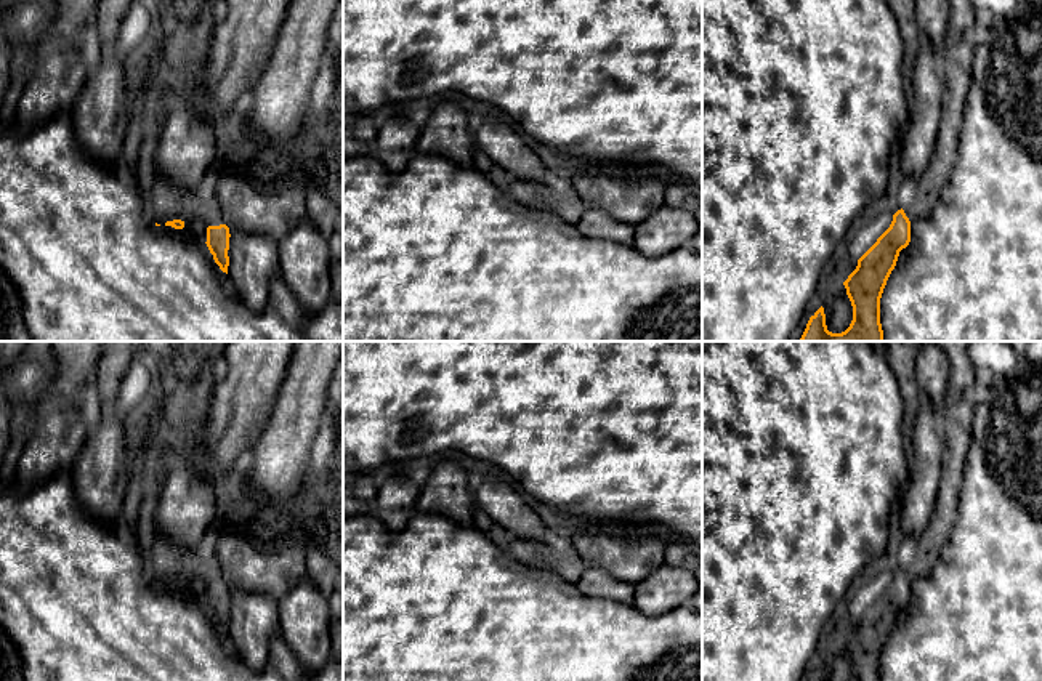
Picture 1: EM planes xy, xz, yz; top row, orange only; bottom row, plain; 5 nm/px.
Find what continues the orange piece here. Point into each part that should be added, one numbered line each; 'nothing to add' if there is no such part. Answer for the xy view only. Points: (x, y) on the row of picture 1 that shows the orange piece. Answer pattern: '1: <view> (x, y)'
1: xy (169, 201)

